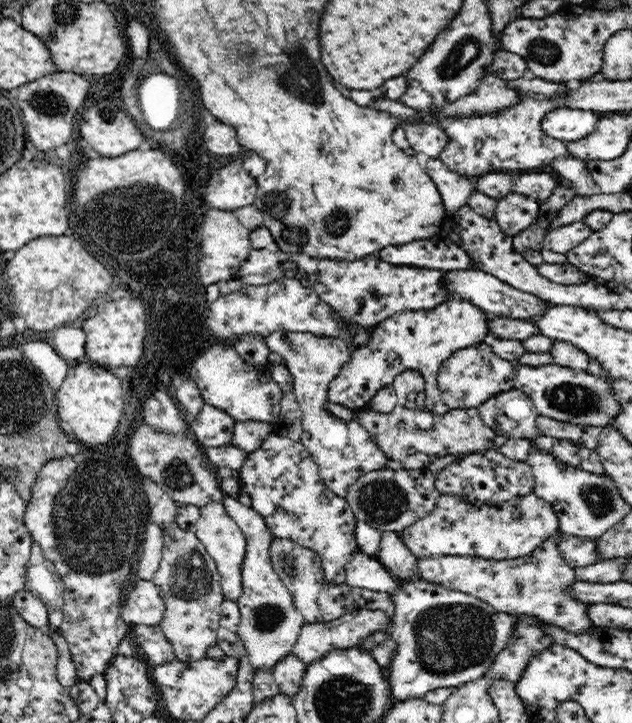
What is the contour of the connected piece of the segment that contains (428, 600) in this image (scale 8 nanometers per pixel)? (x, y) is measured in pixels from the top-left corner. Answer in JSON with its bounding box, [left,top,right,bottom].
[345,553,515,702]

